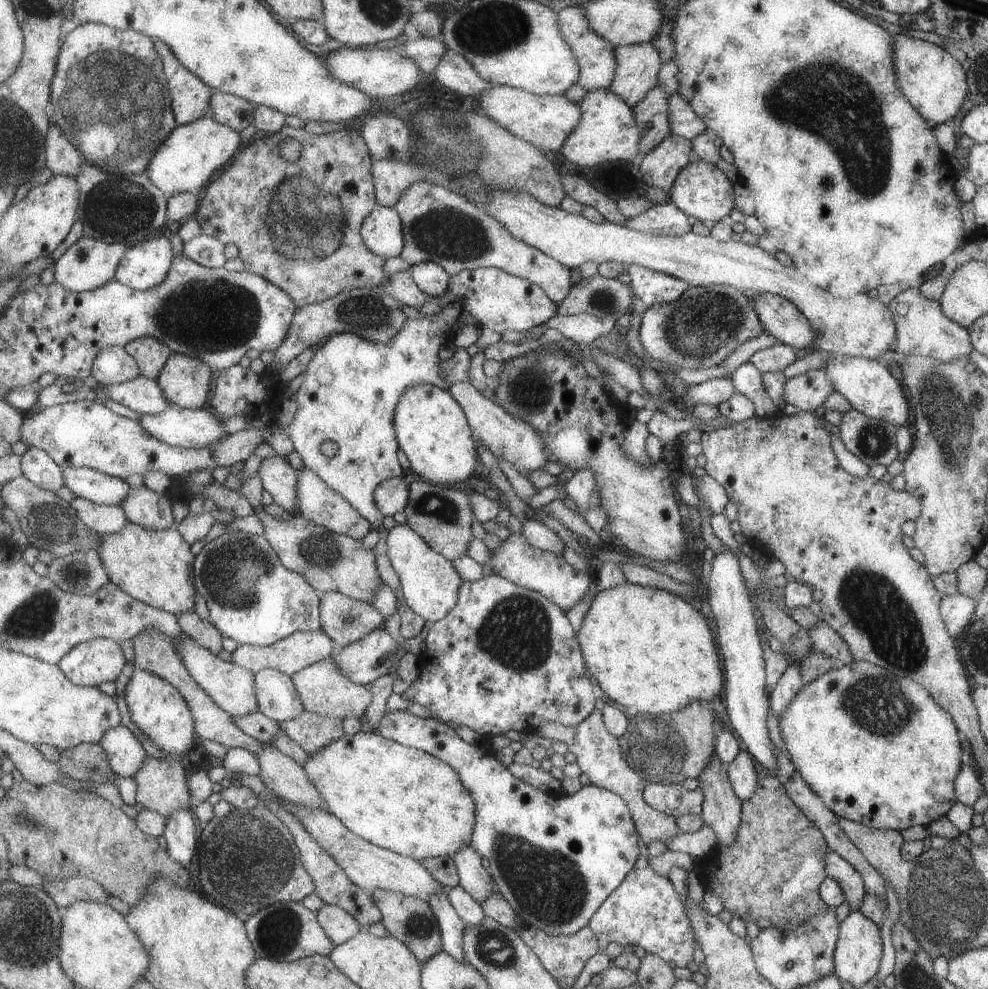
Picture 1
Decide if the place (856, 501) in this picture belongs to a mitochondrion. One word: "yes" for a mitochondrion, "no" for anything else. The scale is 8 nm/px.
no

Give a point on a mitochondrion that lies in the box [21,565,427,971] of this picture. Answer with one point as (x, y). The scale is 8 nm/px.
(248, 858)

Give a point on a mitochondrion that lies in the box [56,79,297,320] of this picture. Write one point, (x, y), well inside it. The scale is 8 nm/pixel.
(116, 199)

